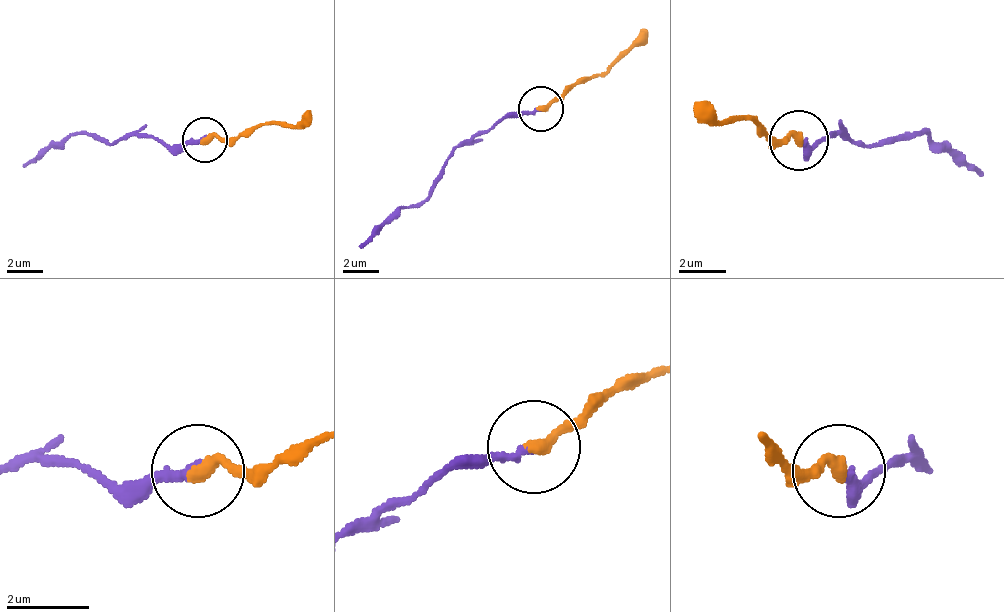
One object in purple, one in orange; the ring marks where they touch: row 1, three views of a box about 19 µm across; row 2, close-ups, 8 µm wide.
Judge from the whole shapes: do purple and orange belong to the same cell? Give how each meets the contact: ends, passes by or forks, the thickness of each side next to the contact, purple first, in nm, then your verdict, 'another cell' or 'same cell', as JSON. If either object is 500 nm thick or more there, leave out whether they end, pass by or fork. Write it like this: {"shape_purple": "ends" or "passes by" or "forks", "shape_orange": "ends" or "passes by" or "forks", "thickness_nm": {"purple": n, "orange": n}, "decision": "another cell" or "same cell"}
{"shape_purple": "ends", "shape_orange": "ends", "thickness_nm": {"purple": 220, "orange": 320}, "decision": "same cell"}

